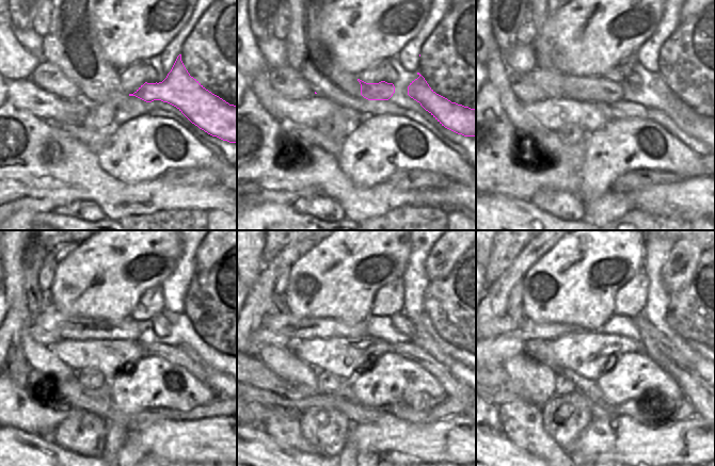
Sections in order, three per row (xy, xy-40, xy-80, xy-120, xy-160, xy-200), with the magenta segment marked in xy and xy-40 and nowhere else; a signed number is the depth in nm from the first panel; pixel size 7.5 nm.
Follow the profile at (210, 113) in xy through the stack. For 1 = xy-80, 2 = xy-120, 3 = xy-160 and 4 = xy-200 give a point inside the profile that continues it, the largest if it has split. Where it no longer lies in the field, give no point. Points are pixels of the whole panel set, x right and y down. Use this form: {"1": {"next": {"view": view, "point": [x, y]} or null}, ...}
{"1": {"next": {"view": "xy-80", "point": [555, 84]}}, "2": {"next": {"view": "xy-120", "point": [66, 326]}}, "3": {"next": {"view": "xy-160", "point": [281, 320]}}, "4": {"next": {"view": "xy-200", "point": [517, 324]}}}

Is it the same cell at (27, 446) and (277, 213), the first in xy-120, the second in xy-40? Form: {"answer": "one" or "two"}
{"answer": "one"}

